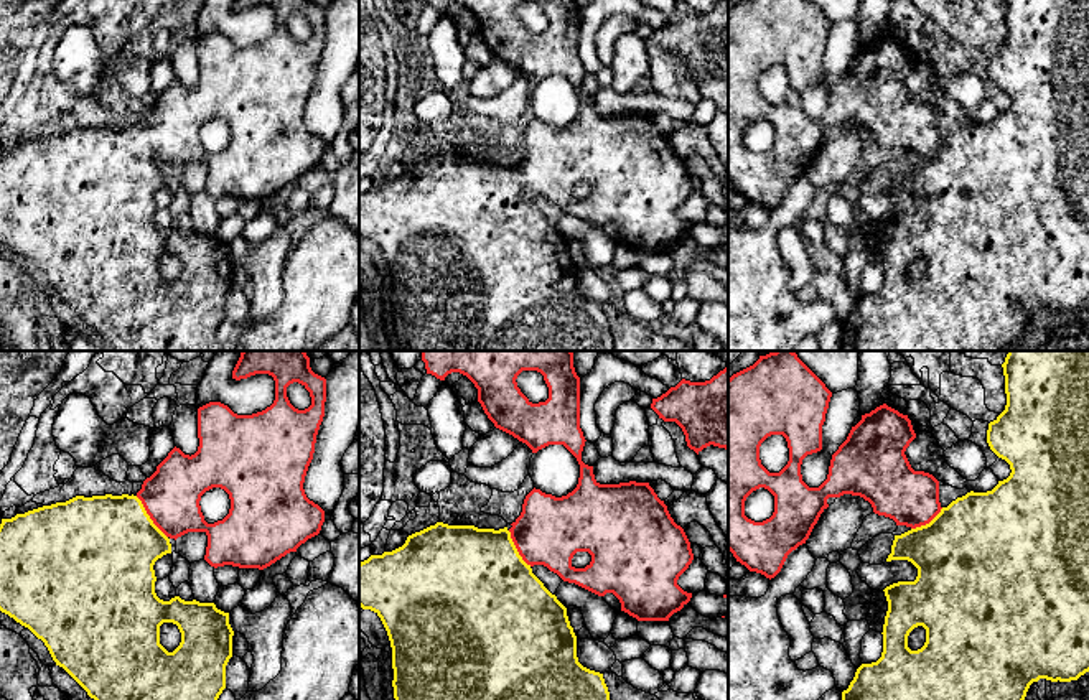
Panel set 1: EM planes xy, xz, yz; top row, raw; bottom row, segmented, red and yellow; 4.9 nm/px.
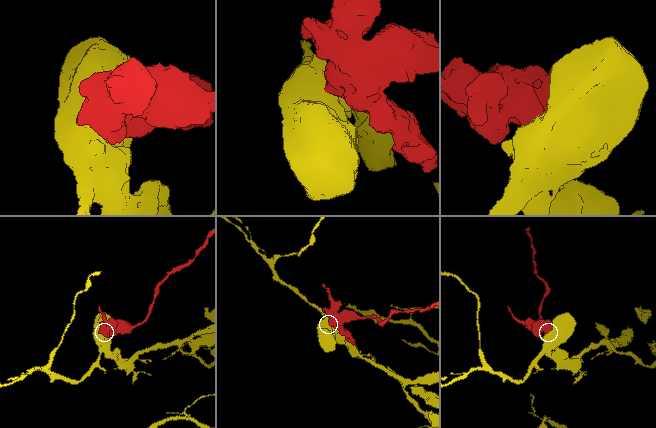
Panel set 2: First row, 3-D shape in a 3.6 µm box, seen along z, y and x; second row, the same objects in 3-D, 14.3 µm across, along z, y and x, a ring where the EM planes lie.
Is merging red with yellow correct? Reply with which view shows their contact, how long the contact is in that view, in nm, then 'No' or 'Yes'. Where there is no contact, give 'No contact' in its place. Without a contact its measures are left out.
Touches red in xy. Shared border 260 nm. Yes

